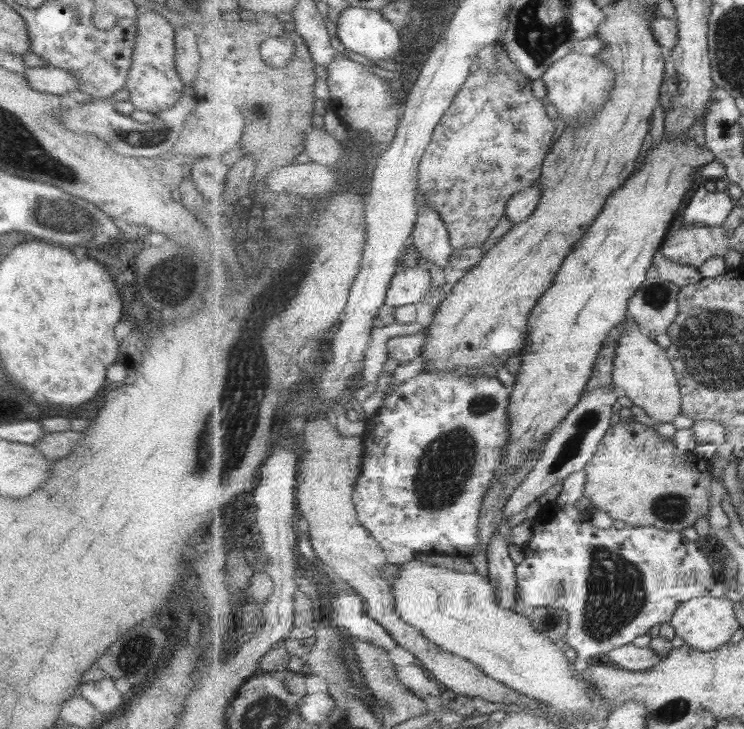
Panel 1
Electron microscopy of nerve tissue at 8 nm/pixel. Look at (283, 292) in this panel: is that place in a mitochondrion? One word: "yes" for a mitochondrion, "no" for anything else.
no

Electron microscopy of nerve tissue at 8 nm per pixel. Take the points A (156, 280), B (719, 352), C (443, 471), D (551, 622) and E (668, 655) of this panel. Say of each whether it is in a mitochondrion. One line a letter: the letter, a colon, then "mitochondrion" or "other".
A: mitochondrion
B: mitochondrion
C: mitochondrion
D: mitochondrion
E: other

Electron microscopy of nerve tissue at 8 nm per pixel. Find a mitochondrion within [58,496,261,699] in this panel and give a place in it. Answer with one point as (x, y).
(133, 656)

